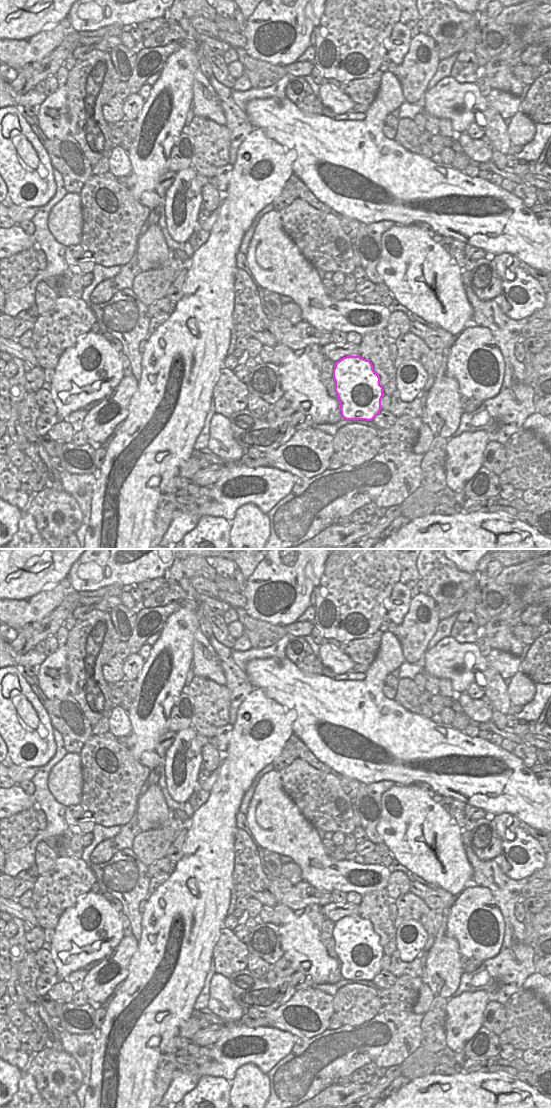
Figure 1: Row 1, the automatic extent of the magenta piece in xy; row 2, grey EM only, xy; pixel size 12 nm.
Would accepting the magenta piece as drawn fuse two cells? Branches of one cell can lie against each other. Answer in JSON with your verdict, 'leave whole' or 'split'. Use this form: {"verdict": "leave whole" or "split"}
{"verdict": "leave whole"}

